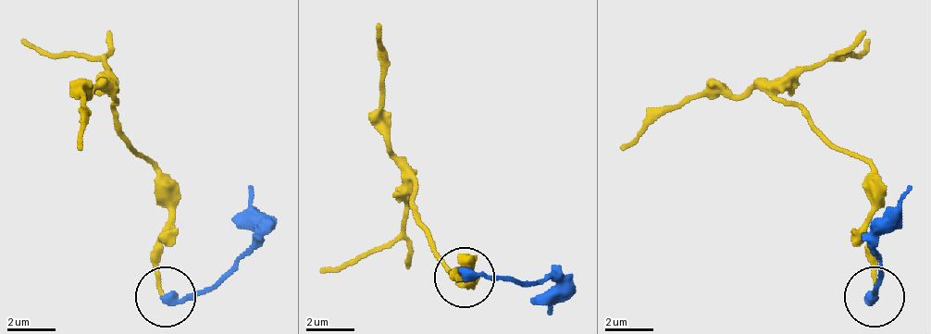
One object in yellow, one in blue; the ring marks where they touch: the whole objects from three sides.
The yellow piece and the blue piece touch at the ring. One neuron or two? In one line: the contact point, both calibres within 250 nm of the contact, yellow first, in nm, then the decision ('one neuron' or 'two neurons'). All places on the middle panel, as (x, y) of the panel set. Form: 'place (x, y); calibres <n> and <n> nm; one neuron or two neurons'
place (465, 278); calibres 150 and 360 nm; one neuron

